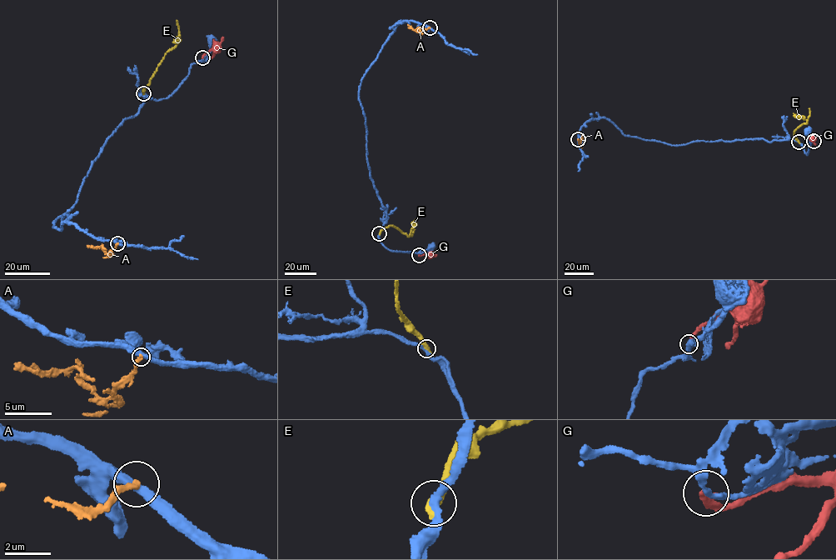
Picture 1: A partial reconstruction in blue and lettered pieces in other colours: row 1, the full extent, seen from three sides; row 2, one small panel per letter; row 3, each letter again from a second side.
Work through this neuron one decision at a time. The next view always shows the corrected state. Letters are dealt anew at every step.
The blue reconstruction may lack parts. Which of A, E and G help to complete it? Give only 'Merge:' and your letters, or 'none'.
Merge: none

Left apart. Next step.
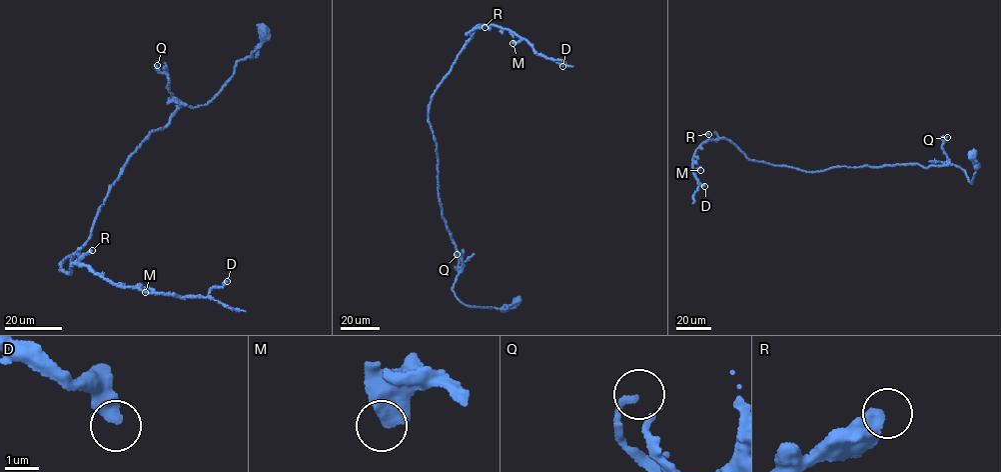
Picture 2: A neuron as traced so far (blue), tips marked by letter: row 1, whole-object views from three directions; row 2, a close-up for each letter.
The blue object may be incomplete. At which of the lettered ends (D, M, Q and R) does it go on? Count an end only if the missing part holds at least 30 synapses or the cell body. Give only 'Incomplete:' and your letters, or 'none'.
Incomplete: none

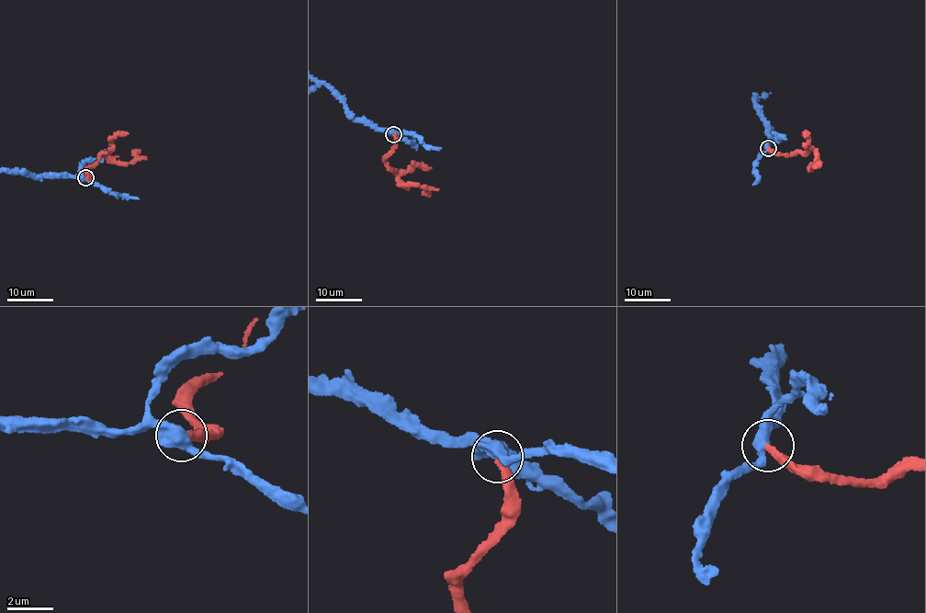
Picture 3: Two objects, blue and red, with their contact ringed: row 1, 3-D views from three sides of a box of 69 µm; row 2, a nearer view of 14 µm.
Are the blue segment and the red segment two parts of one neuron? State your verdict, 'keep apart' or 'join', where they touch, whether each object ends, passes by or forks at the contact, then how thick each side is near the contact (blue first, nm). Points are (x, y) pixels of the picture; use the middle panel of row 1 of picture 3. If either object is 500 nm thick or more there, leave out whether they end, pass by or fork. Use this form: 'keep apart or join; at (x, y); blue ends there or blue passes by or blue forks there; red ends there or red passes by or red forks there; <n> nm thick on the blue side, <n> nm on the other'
join; at (393, 134); blue passes by; red ends there; 480 nm thick on the blue side, 340 nm on the other

